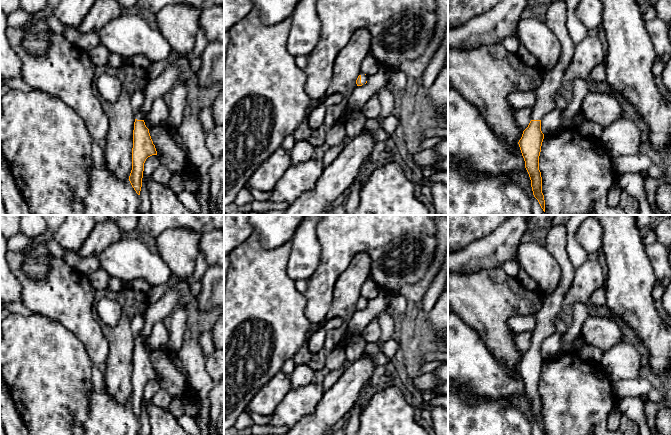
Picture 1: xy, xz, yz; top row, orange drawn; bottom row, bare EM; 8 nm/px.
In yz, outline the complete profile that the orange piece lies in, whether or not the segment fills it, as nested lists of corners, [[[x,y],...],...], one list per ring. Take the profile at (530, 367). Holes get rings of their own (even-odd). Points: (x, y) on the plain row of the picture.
[[[552,225],[549,228],[545,247],[561,268],[561,282],[550,296],[544,297],[541,309],[535,314],[537,322],[532,334],[531,345],[518,366],[525,385],[525,392],[531,404],[533,419],[538,424],[543,435],[545,435],[545,424],[542,417],[542,401],[539,394],[539,380],[544,363],[544,358],[541,355],[541,343],[547,337],[557,332],[554,321],[561,311],[561,304],[571,287],[576,269],[568,255],[567,229],[565,225]]]

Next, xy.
[[[136,334],[133,354],[132,394],[129,405],[138,419],[140,419],[142,411],[144,387],[148,381],[157,379],[149,353],[143,343],[144,339],[141,334]]]

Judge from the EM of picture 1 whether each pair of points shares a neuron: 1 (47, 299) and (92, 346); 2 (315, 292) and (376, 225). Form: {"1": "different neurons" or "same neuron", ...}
{"1": "same neuron", "2": "same neuron"}

